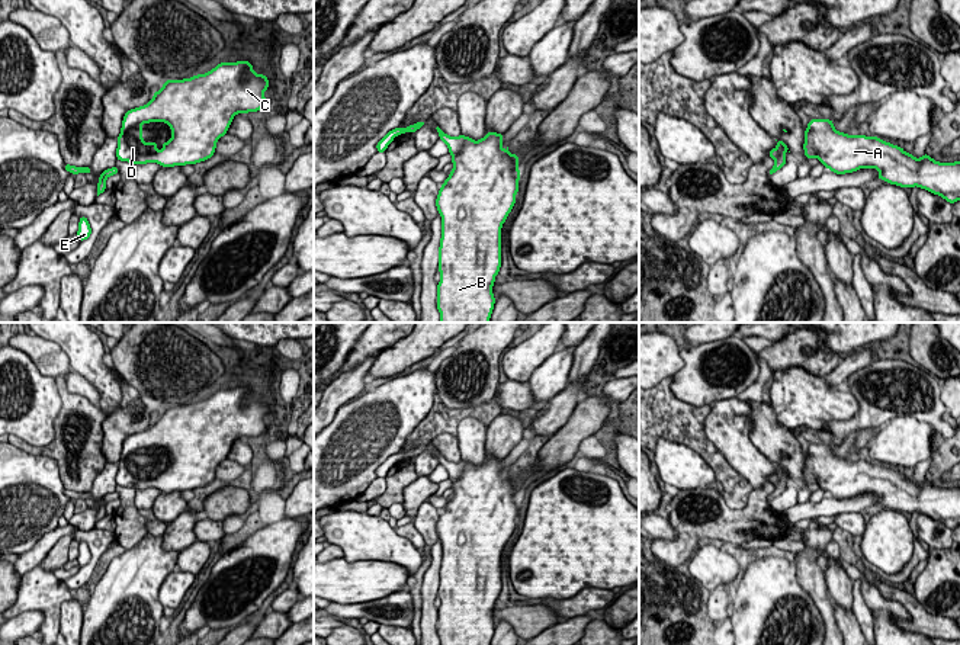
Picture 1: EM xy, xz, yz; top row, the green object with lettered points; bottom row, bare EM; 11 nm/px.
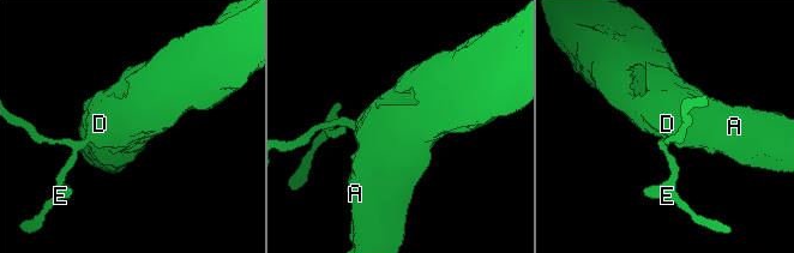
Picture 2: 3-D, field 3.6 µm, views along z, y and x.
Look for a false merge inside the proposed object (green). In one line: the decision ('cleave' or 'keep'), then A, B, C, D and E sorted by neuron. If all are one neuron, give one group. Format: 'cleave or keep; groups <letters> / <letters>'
keep; groups A B C D E

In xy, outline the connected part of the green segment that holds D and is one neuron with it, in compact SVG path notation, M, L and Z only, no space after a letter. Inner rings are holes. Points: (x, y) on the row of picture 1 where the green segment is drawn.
M250 61L221 62L205 74L183 80L166 80L152 99L139 108L125 113L118 137L116 158L137 164L157 163L161 167L196 164L215 154L216 142L228 132L238 113L259 112L267 106L264 92L269 78L257 74ZM166 122L171 129L171 138L157 150L157 142L145 142L142 125Z

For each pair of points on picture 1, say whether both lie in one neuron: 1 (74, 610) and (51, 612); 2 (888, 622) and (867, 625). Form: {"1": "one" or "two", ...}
{"1": "two", "2": "two"}

